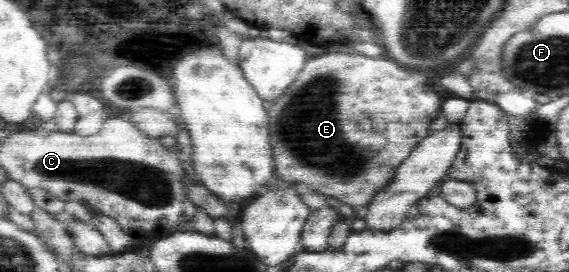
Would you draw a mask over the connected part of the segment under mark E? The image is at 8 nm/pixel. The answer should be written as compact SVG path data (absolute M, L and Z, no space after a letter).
M350 49L336 50L335 52L323 53L313 59L308 59L303 66L302 72L296 80L285 90L282 96L272 101L272 108L267 111L269 119L269 143L273 152L275 175L279 180L288 182L304 182L312 186L312 190L322 193L327 197L333 197L341 202L349 204L354 209L363 212L371 198L392 180L396 169L411 155L412 149L424 140L428 134L428 126L439 117L442 104L440 94L434 92L428 86L428 80L422 72L412 72L408 68L398 66L392 58L367 57L361 53L354 53Z

